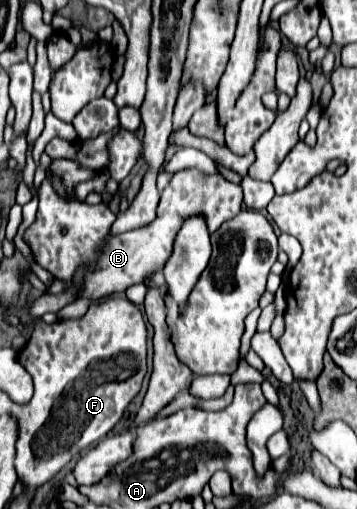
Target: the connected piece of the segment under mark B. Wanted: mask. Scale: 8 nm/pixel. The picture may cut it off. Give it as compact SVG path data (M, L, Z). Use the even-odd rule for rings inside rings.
M51 160L49 176L39 186L39 208L35 222L23 232L23 240L29 244L35 262L43 266L55 280L61 280L65 284L65 290L73 286L75 272L83 268L85 286L81 288L77 298L87 300L89 304L95 304L99 298L125 292L131 284L139 284L147 276L161 270L167 258L171 256L175 234L185 218L193 214L203 214L209 220L209 232L213 234L225 220L237 216L243 204L243 192L239 184L229 182L221 174L209 175L189 168L175 172L171 182L163 190L155 222L141 230L109 236L116 215L103 204L89 206L87 202L79 202L73 194L75 186L85 180L91 180L93 174L93 170L79 166L79 162L75 160ZM55 178L59 178L65 186L67 198L57 194L53 182ZM61 228L67 228L67 234L61 234Z

